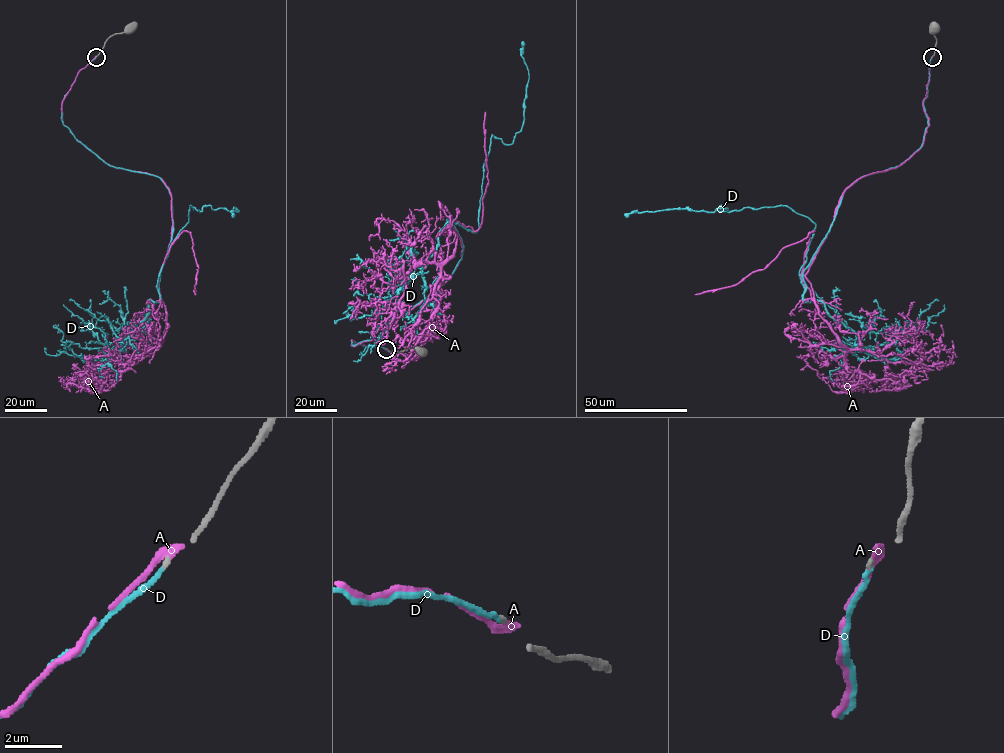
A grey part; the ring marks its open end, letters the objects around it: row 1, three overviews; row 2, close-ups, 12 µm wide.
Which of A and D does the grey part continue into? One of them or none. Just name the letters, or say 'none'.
D

